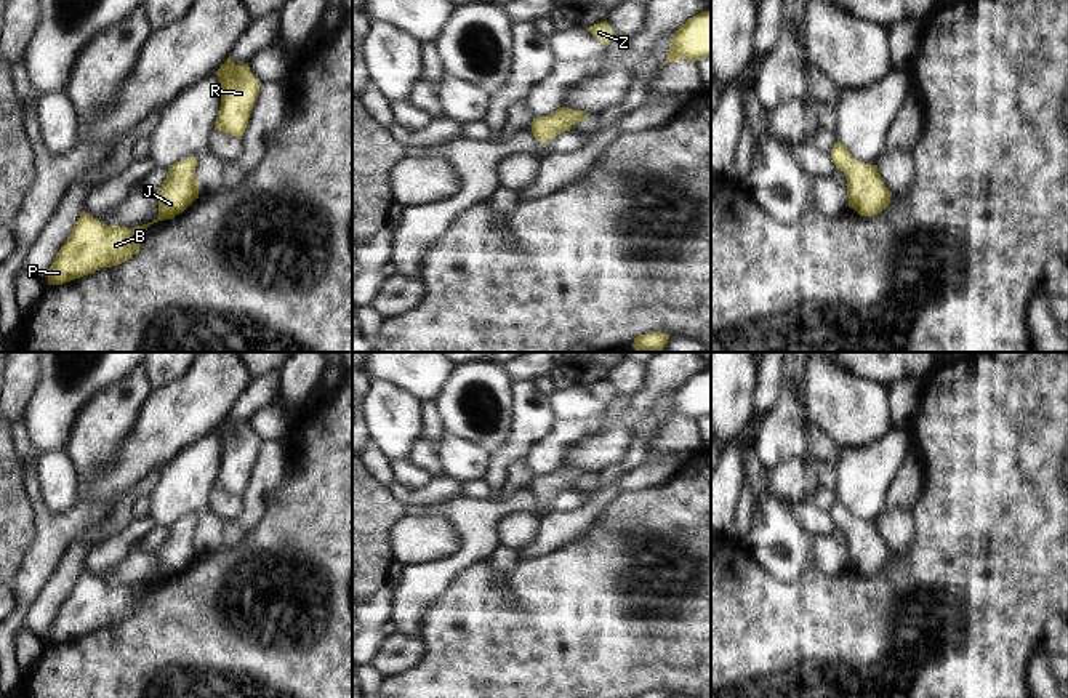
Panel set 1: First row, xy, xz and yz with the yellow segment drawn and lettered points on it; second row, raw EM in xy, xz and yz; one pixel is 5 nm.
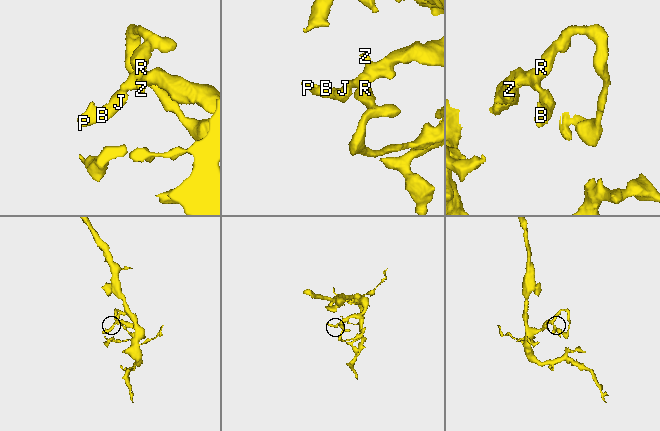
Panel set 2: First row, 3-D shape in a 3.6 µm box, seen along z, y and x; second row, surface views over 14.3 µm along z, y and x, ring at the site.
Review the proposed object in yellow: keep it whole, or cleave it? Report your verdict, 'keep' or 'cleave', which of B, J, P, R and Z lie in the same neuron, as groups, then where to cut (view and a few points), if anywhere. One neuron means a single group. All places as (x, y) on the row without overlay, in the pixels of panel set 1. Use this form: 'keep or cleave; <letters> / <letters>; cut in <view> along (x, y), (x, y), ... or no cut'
keep; B J P R Z; no cut

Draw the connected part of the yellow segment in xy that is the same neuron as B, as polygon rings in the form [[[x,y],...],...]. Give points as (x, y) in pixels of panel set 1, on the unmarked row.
[[[189,515],[168,527],[167,538],[157,549],[159,575],[152,581],[131,588],[107,584],[83,568],[48,628],[48,644],[62,644],[136,613],[151,583],[173,578],[199,557],[195,525],[197,517]]]

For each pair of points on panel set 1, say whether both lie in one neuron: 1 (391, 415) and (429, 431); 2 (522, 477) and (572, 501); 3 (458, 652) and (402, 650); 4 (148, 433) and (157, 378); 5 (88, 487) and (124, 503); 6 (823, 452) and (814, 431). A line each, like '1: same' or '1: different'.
1: different
2: different
3: different
4: different
5: different
6: same

